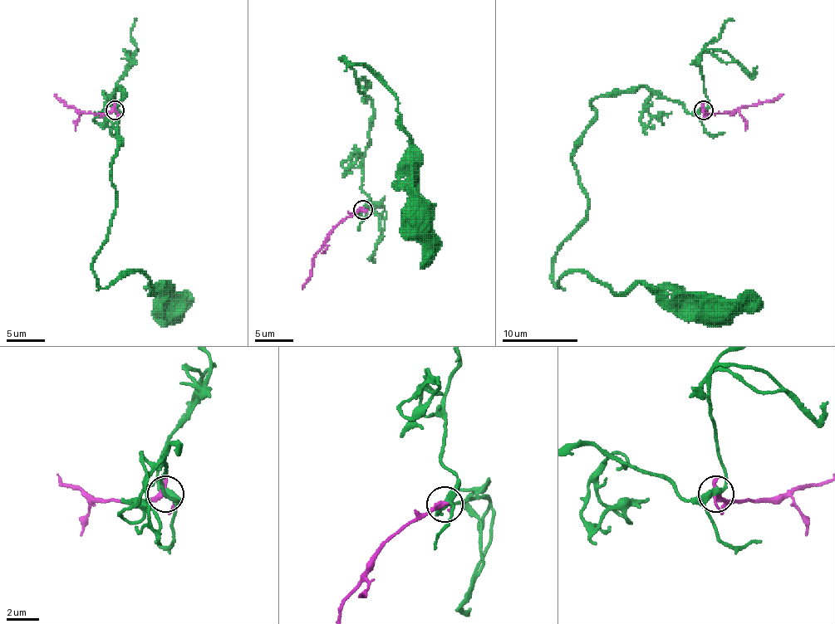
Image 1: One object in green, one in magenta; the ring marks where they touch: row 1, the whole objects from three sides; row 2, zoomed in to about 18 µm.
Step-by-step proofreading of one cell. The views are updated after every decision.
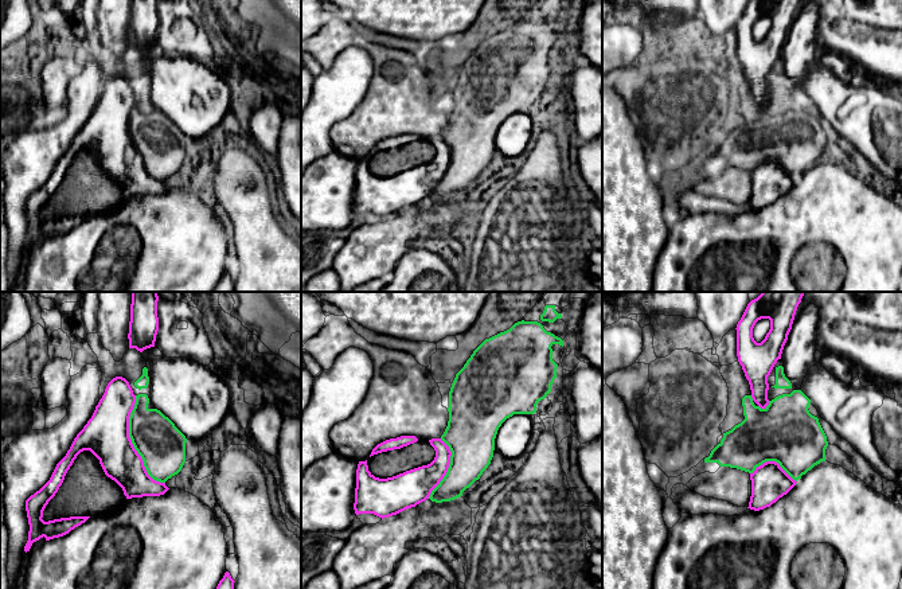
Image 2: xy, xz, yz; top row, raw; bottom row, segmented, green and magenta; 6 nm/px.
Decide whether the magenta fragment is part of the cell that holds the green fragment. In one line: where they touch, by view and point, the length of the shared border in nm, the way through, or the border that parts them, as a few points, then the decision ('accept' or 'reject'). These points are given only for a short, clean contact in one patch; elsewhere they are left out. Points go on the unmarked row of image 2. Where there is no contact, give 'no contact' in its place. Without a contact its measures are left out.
xy (132, 141) | 550 nm | reject

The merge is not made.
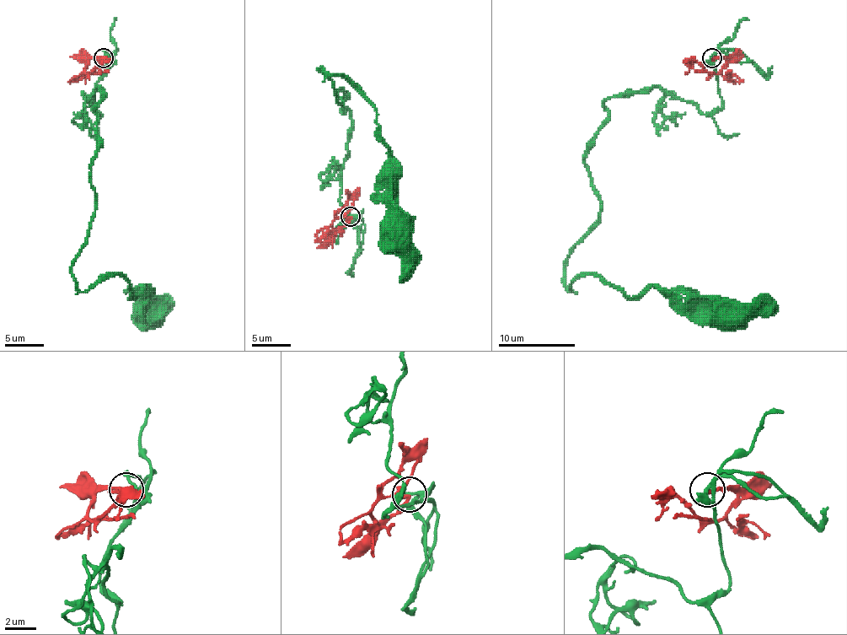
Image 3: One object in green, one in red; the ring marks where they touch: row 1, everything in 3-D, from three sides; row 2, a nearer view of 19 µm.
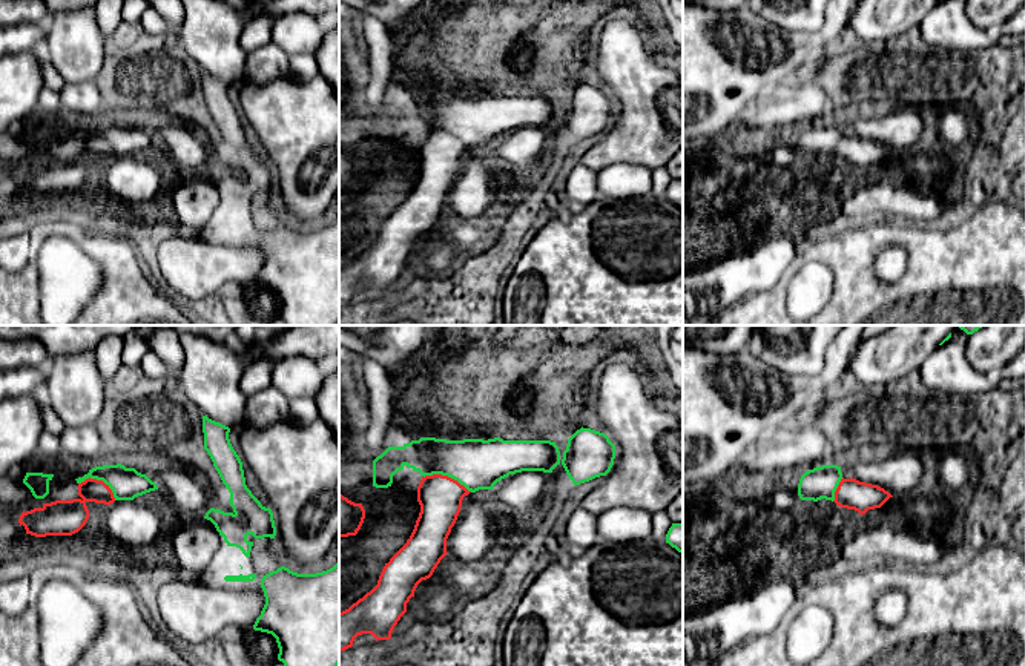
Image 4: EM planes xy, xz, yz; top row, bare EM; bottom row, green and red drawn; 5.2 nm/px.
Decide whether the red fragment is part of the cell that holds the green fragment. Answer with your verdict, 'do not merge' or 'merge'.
merge

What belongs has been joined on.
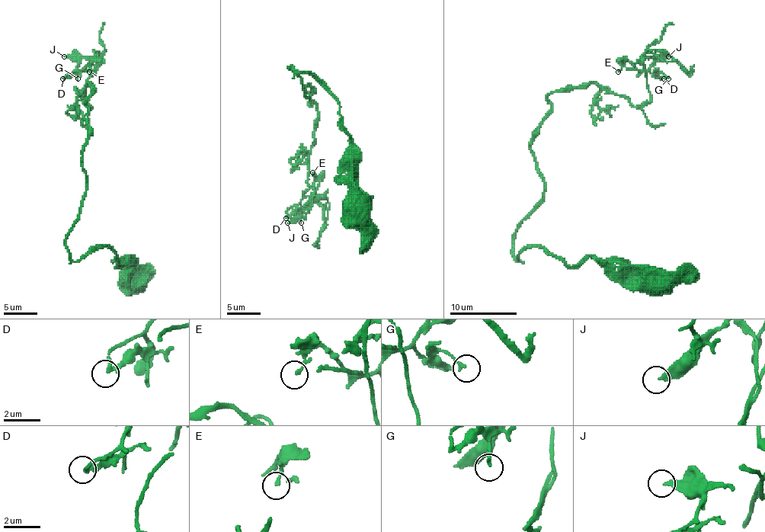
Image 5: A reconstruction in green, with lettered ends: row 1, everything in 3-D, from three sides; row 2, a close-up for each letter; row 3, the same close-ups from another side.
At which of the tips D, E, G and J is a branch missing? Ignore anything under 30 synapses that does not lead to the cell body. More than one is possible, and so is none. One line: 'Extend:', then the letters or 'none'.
Extend: J

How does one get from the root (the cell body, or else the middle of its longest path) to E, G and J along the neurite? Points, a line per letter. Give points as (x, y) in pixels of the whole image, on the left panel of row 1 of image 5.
E: (131, 280), (129, 257), (120, 267), (96, 246), (74, 261), (65, 245), (96, 58), (78, 66), (89, 72)
G: (131, 280), (129, 257), (120, 267), (96, 246), (74, 261), (65, 245), (97, 59), (78, 78)
J: (131, 280), (129, 257), (120, 267), (96, 246), (74, 261), (65, 245), (97, 59), (64, 56)

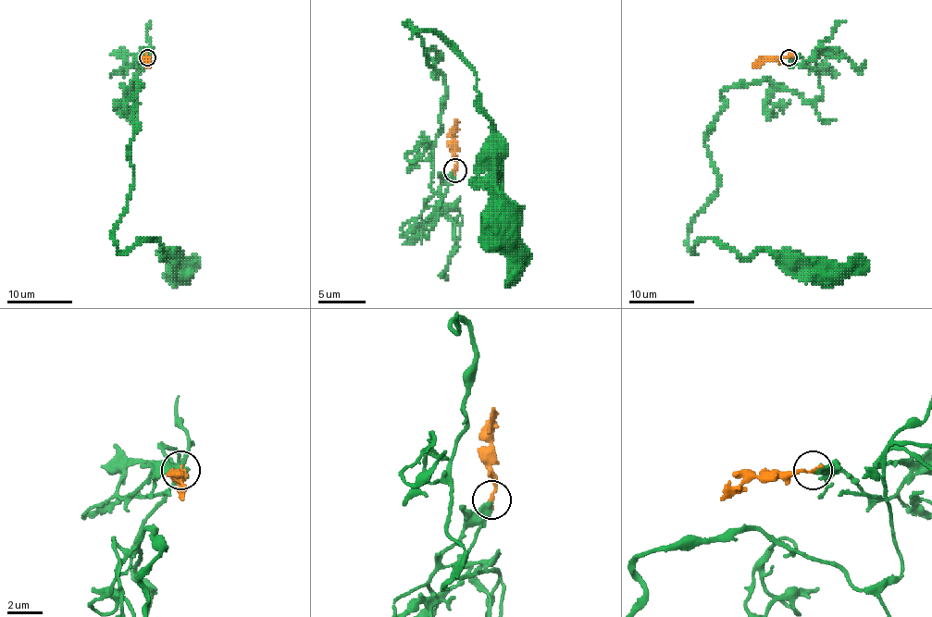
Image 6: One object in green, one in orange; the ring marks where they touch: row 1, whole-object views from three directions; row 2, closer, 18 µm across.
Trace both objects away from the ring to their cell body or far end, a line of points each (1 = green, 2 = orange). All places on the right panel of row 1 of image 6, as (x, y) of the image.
1: (789, 56), (825, 56), (821, 95), (767, 80), (721, 92), (705, 140), (718, 189), (689, 248), (831, 271)
2: (789, 56), (764, 59), (754, 67)

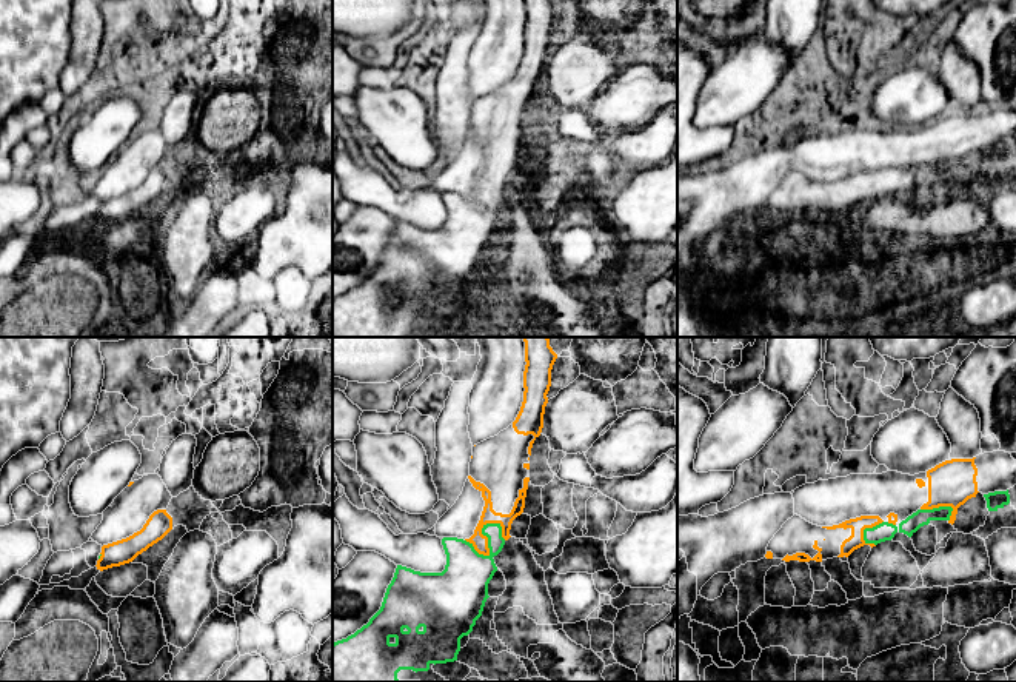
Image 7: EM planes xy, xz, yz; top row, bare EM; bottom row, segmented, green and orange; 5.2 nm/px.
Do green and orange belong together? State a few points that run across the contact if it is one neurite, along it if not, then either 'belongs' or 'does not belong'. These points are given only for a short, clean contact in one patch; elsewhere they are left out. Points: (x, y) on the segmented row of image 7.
belongs

